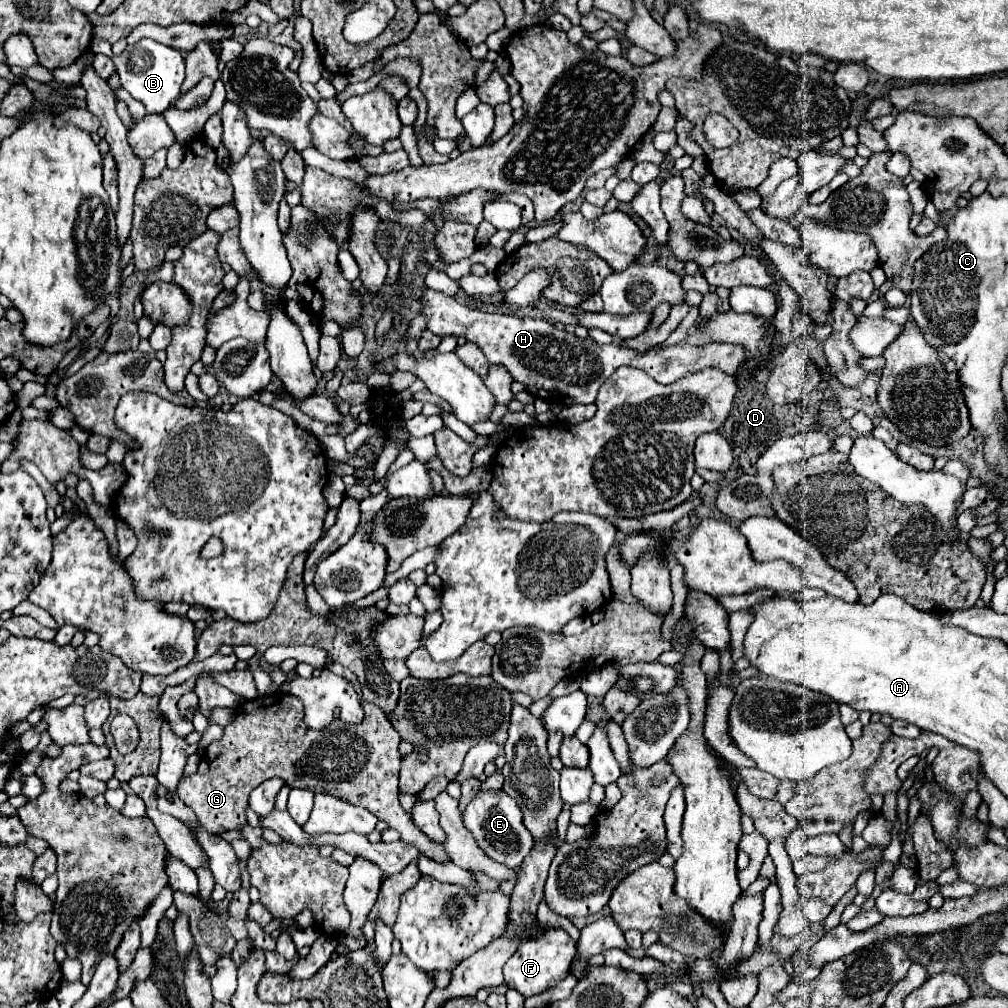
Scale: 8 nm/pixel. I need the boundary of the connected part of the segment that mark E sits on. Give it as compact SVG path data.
M478 791L478 795L466 807L464 825L490 859L508 867L520 867L522 859L534 847L534 839L522 823L522 811L518 809L516 801L512 801L504 791Z

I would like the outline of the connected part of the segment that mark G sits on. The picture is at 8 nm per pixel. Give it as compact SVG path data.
M274 693L270 697L256 697L240 705L234 721L224 729L220 741L208 745L204 755L204 771L194 773L178 783L178 797L188 805L204 829L210 833L232 831L246 823L244 809L248 807L250 793L264 783L266 779L280 777L292 789L308 789L312 793L330 793L348 801L352 805L360 805L374 813L380 821L386 821L392 829L402 835L402 841L410 845L418 845L418 849L442 863L448 863L448 855L440 843L430 841L408 817L408 813L398 803L398 771L400 771L400 757L398 757L398 743L400 737L394 733L390 721L386 719L384 711L380 711L374 703L368 703L360 698L364 705L364 721L360 725L346 725L346 723L330 723L320 731L312 731L304 725L304 709L302 701L290 693Z

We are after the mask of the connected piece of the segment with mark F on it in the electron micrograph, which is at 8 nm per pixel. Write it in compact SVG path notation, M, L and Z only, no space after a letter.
M560 927L548 929L546 933L540 933L538 937L524 941L518 947L518 951L506 961L504 983L508 987L516 989L518 993L522 993L524 997L538 995L538 993L546 991L548 987L554 987L558 981L562 981L568 975L574 955L576 955L576 943L572 941L572 937Z

